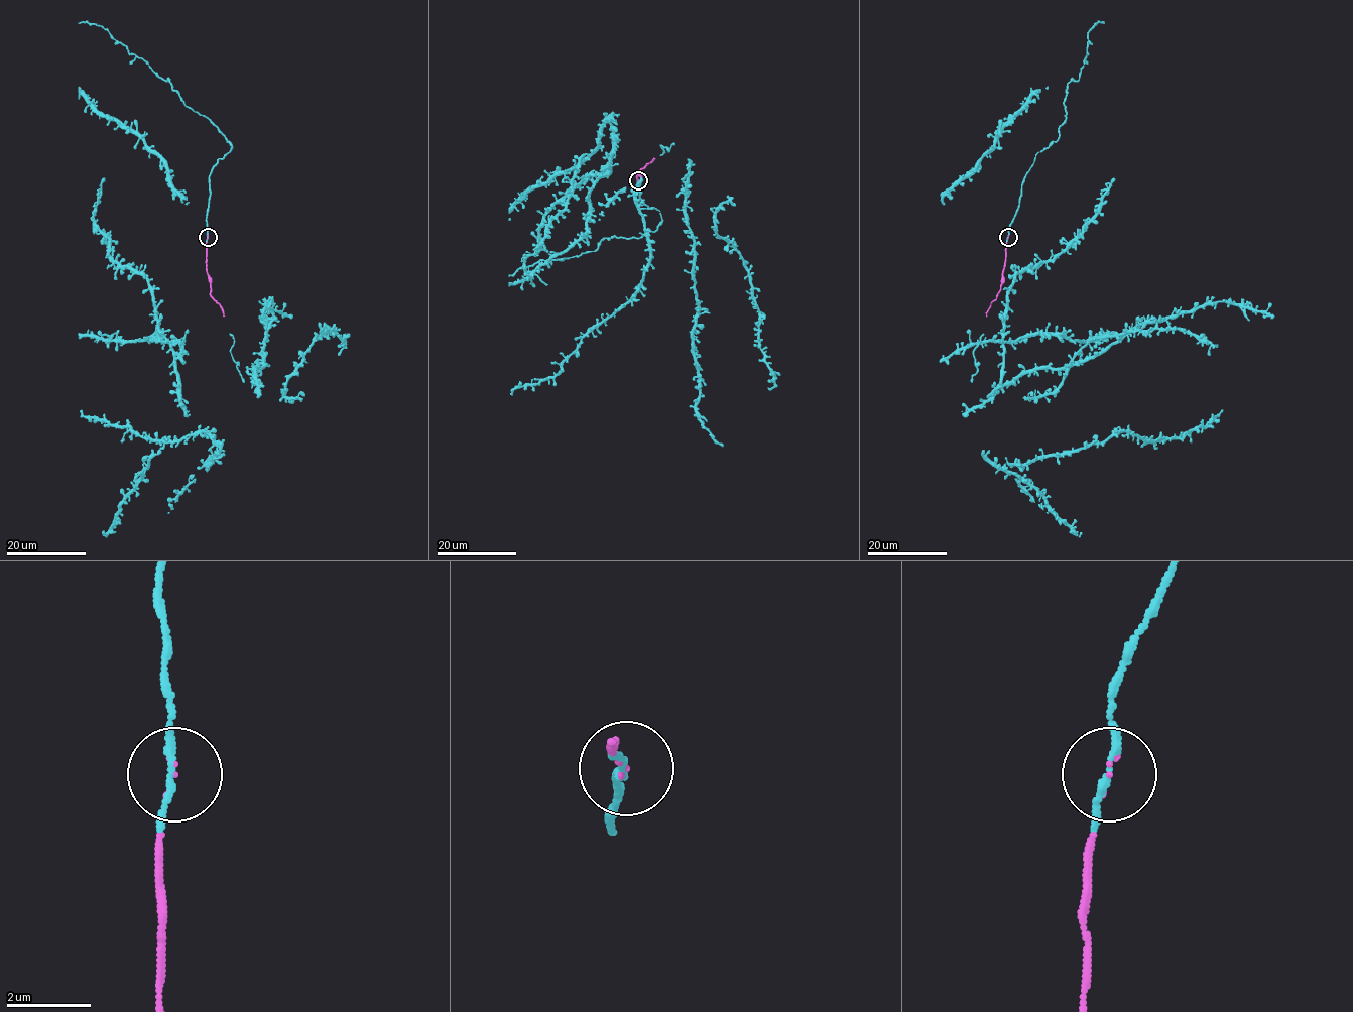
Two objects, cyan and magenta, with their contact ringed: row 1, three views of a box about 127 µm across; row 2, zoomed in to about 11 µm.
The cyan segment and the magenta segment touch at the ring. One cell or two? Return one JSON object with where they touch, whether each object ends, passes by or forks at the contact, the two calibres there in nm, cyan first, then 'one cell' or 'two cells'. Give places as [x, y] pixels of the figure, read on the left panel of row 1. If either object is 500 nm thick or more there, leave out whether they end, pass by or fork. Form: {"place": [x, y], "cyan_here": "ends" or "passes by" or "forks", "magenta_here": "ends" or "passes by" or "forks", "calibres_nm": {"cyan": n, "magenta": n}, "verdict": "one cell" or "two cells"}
{"place": [208, 237], "cyan_here": "passes by", "magenta_here": "ends", "calibres_nm": {"cyan": 160, "magenta": 60}, "verdict": "one cell"}

